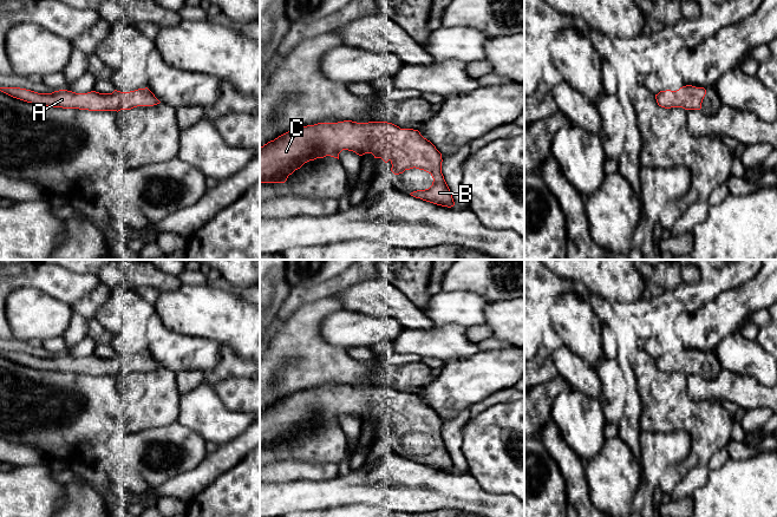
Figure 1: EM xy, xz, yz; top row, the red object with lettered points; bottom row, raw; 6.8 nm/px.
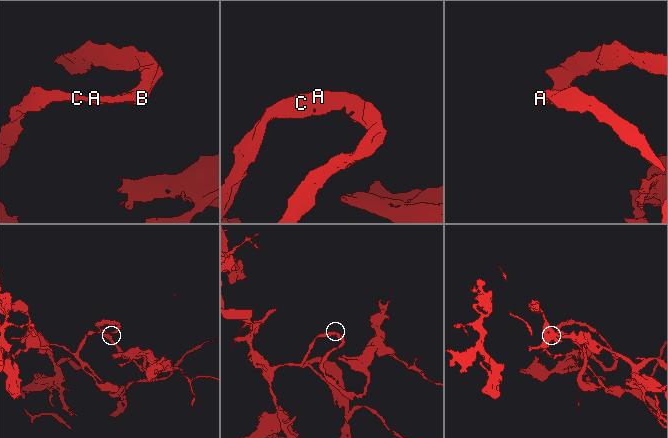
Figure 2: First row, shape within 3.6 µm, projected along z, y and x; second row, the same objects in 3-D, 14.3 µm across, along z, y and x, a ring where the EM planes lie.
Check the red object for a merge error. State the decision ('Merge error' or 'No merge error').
No merge error

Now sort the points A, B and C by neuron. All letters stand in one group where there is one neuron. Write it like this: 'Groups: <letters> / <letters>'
Groups: A B C

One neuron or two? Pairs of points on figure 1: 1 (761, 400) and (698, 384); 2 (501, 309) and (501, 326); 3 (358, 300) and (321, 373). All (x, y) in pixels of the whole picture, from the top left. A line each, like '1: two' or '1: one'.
1: one
2: one
3: two

